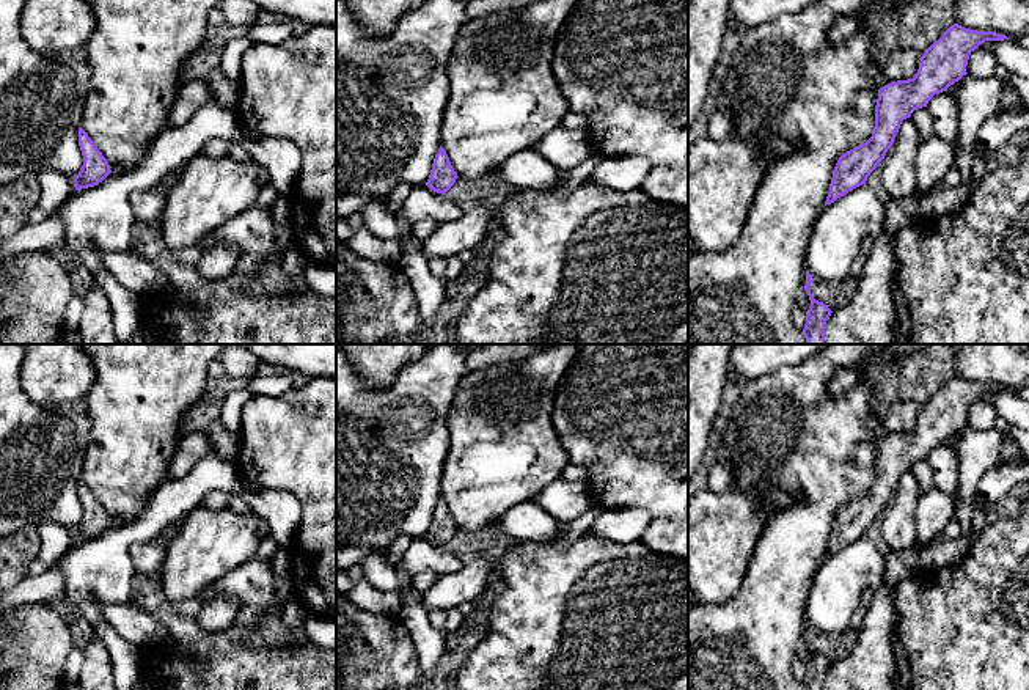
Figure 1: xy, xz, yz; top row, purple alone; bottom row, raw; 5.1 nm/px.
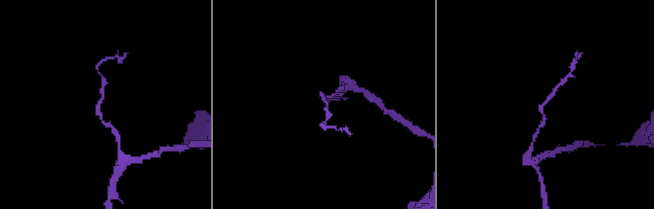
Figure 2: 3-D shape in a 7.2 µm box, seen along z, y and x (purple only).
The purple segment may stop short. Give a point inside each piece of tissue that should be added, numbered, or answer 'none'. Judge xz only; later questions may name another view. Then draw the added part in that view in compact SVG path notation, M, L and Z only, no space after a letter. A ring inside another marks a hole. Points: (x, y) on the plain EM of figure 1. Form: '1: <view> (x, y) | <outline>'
none

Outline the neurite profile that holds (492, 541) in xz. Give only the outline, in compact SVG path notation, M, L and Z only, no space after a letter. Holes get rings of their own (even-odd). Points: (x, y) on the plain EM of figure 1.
M492 523L479 531L457 530L446 549L457 555L463 563L478 555L487 555L493 563L509 552L517 541L504 533L498 523Z

